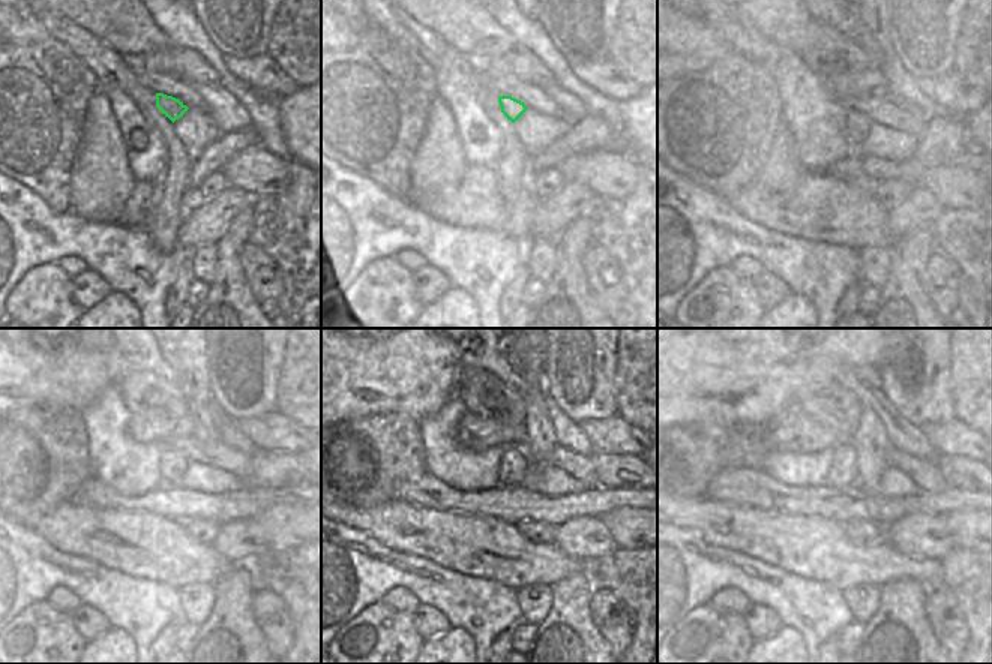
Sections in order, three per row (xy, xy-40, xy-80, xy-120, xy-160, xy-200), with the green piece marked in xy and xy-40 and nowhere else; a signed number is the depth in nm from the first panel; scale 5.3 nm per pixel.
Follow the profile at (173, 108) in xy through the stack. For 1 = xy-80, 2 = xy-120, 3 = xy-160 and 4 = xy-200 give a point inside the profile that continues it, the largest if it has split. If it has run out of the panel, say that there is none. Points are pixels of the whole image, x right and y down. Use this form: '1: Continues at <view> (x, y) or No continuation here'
1: Continues at xy-80 (856, 126)
2: Continues at xy-120 (174, 462)
3: Continues at xy-160 (514, 462)
4: Continues at xy-200 (844, 471).

